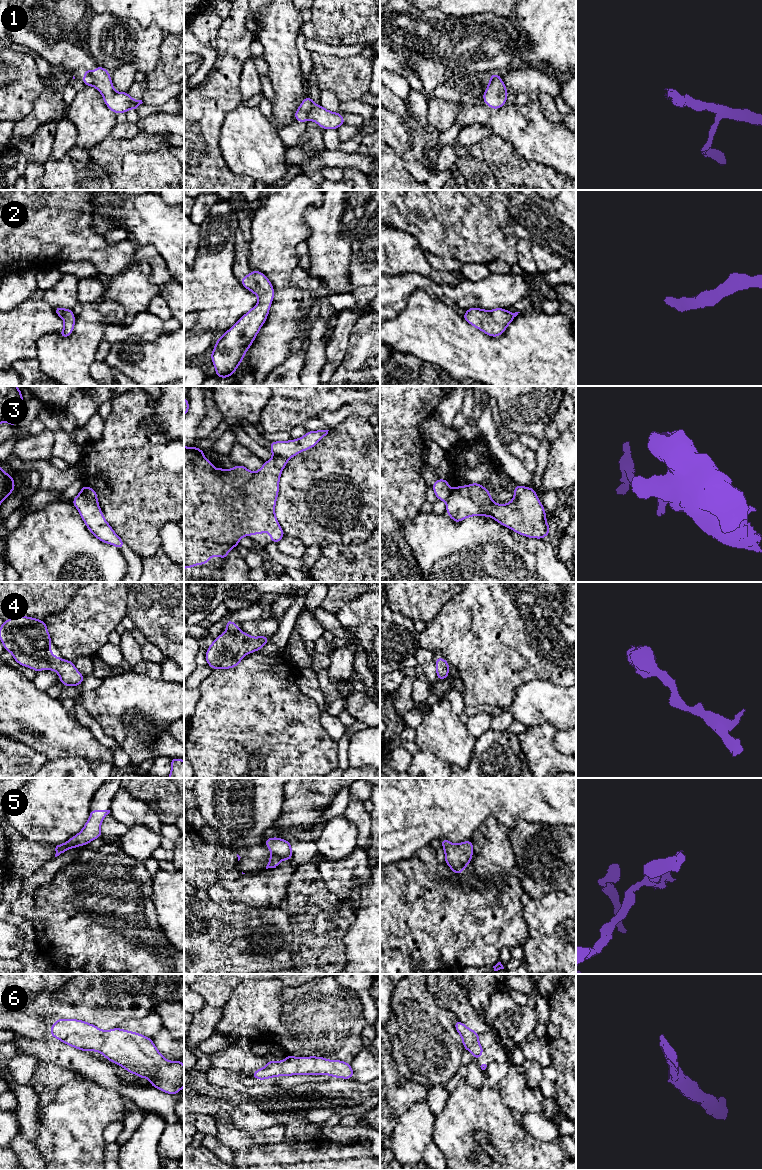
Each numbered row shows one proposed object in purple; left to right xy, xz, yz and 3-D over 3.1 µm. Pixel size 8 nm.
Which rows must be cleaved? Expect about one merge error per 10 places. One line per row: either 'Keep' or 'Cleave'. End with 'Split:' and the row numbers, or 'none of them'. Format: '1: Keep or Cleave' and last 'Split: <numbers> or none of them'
1: Keep
2: Keep
3: Cleave
4: Keep
5: Keep
6: Keep
Split: 3

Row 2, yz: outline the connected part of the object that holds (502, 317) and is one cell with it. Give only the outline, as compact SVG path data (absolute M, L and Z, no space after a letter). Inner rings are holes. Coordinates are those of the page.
M476 307L466 310L463 318L466 322L491 337L498 337L520 312L512 313L504 308L491 311Z

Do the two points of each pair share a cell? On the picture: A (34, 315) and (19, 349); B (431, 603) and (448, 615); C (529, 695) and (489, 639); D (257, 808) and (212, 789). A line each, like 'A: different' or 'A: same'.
A: same
B: different
C: different
D: same

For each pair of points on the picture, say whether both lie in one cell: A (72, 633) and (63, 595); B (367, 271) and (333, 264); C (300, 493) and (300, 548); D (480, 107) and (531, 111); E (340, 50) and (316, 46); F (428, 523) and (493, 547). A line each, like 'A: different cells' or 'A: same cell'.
A: different cells
B: different cells
C: different cells
D: same cell
E: same cell
F: same cell

